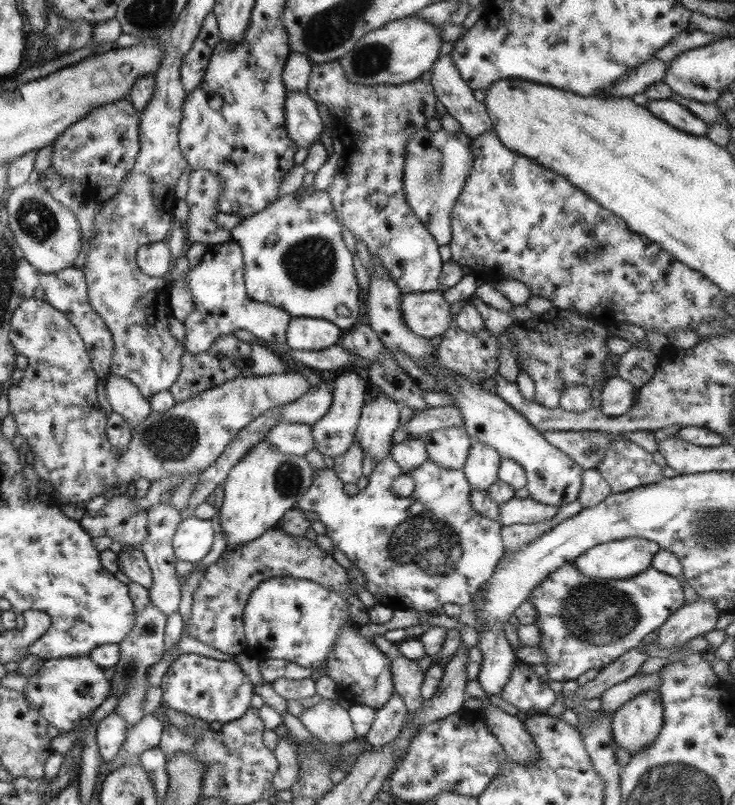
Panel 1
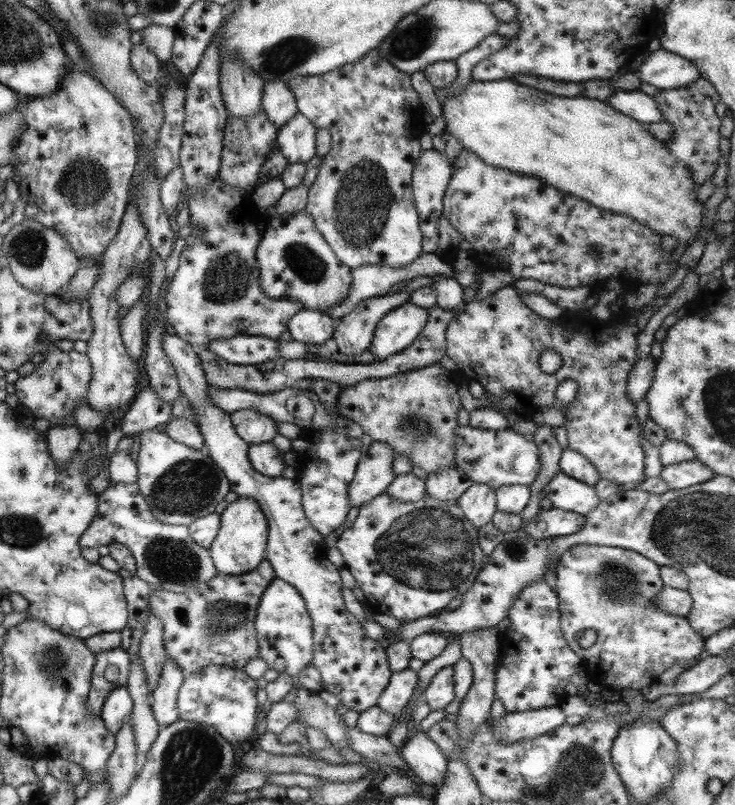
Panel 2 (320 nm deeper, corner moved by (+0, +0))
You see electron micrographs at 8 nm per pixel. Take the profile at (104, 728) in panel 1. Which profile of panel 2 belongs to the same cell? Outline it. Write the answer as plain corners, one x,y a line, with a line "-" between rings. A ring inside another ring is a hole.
124,686
111,690
105,696
100,720
103,722
110,736
114,737
130,718
132,712
132,700

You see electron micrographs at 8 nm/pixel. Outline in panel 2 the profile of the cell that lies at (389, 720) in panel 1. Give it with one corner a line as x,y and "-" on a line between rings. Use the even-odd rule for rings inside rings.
410,669
392,673
388,684
379,696
376,707
387,712
387,714
391,714
391,716
399,716
411,699
417,684
418,677

